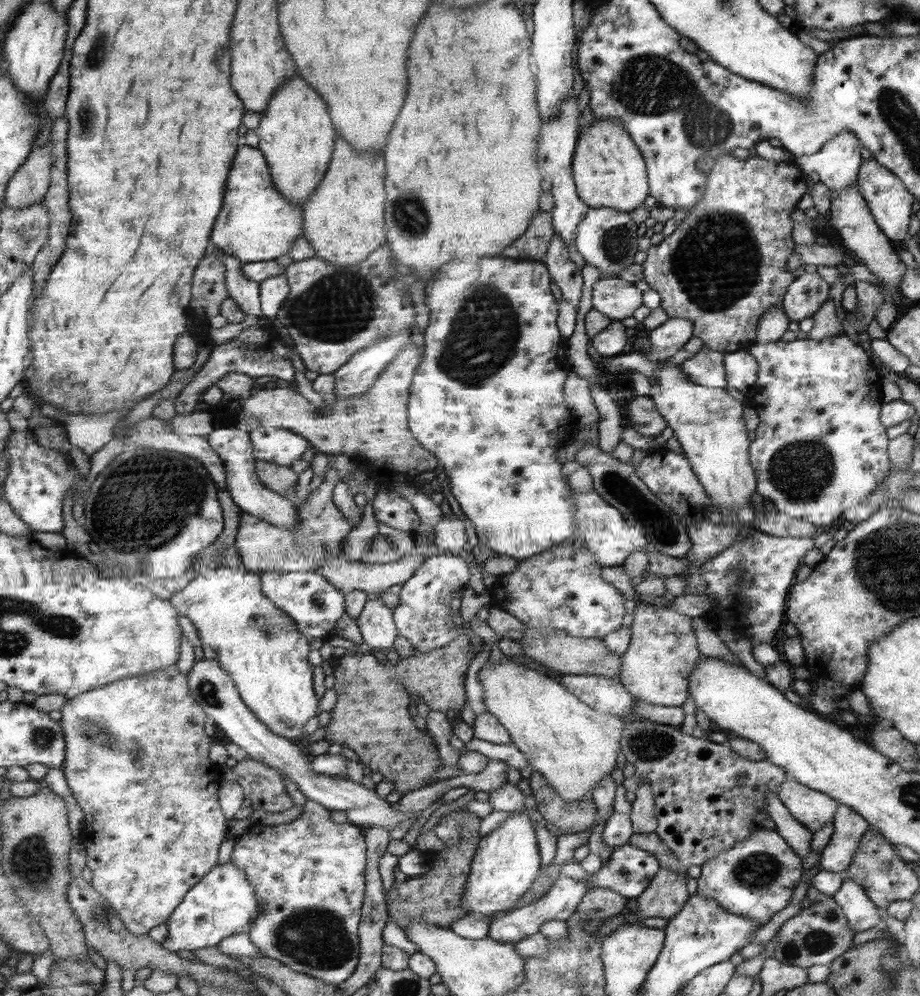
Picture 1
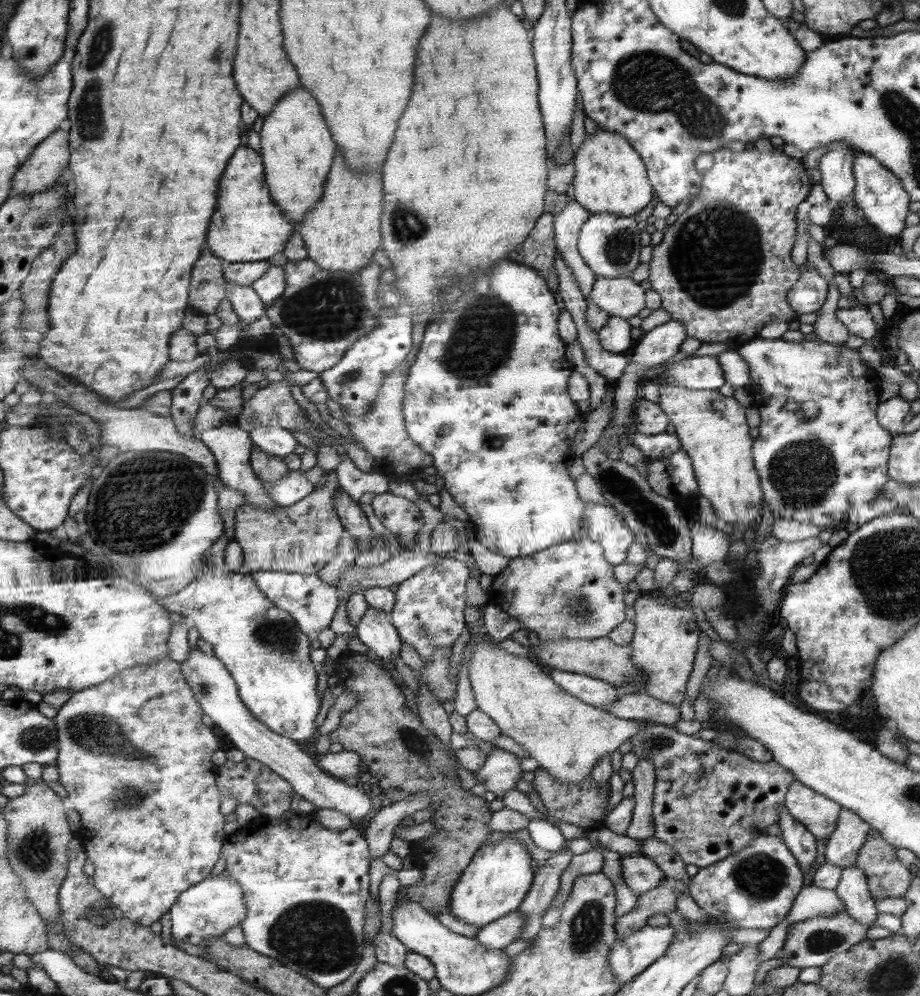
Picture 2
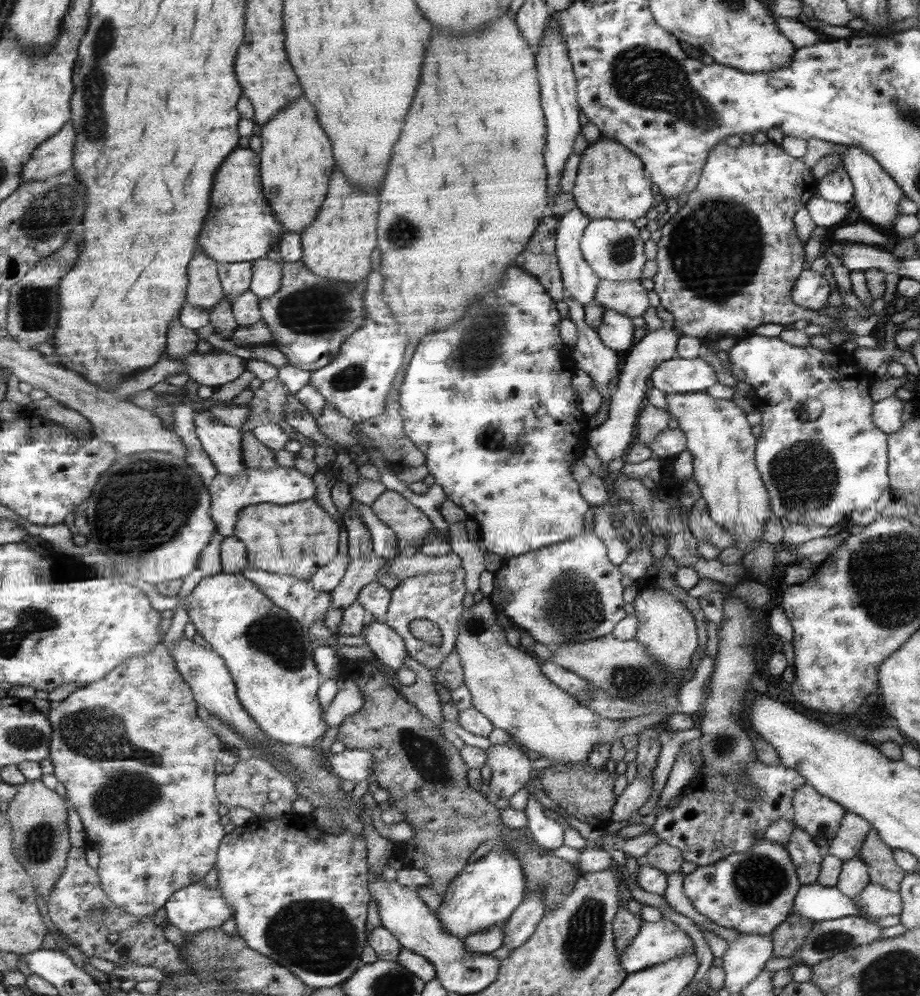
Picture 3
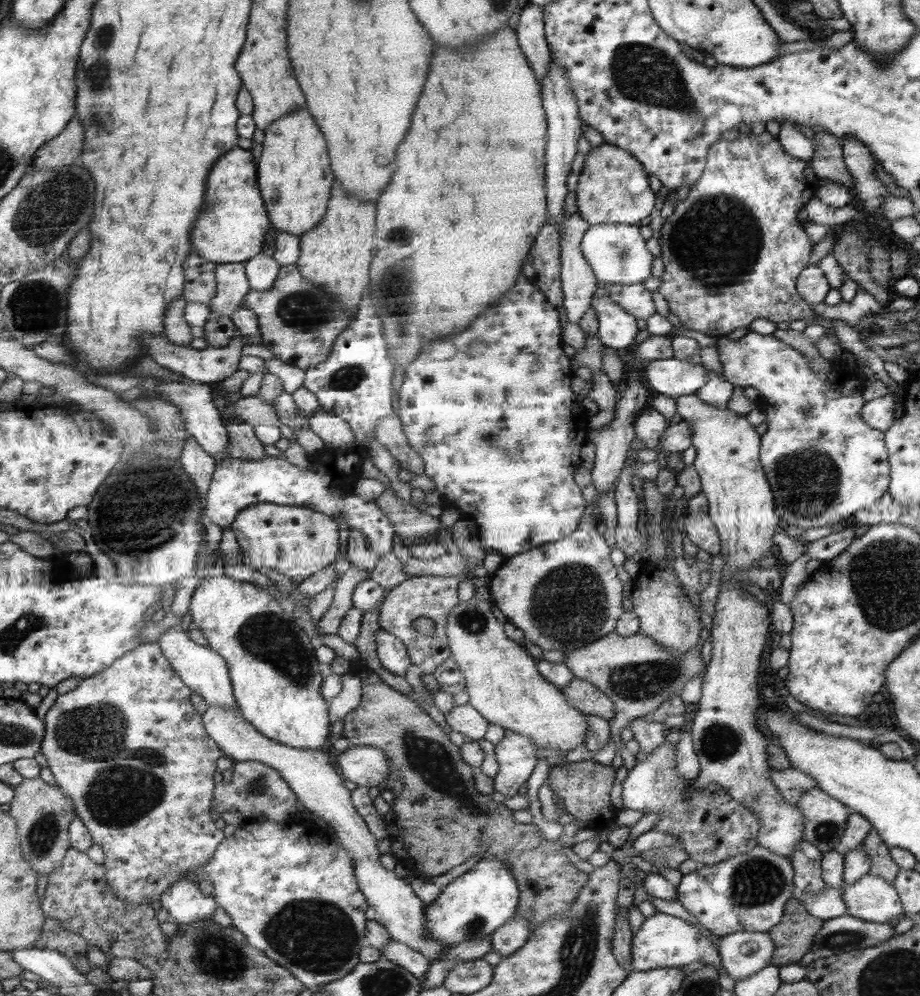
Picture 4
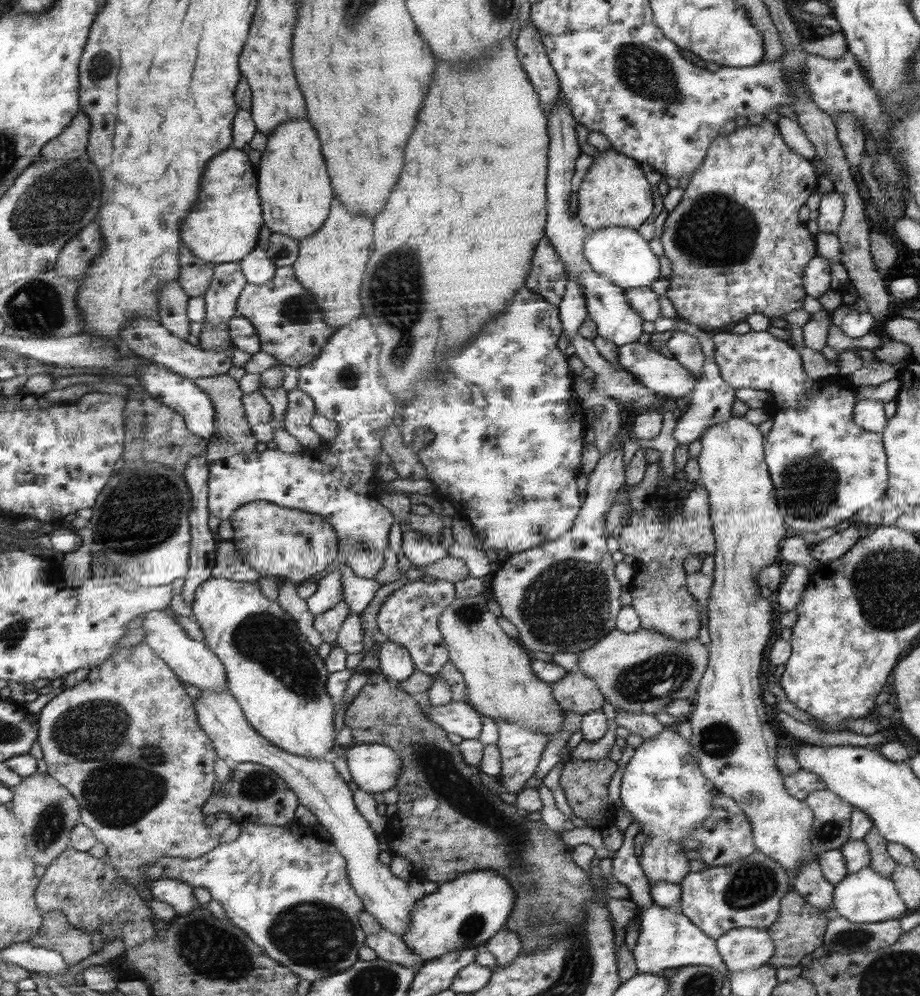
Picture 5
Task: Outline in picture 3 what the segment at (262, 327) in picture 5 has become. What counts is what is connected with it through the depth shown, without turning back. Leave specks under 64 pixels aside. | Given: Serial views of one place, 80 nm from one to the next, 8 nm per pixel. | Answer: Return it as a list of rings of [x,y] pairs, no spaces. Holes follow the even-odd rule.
[[[300,260],[281,262],[280,269],[282,271],[279,288],[271,296],[258,298],[261,320],[267,325],[269,333],[271,333],[271,342],[268,345],[285,355],[287,365],[309,372],[323,368],[325,364],[329,364],[338,355],[343,340],[347,340],[347,336],[357,332],[357,328],[363,325],[365,304],[363,304],[362,296],[366,282],[344,284],[343,282],[319,278],[308,270]]]

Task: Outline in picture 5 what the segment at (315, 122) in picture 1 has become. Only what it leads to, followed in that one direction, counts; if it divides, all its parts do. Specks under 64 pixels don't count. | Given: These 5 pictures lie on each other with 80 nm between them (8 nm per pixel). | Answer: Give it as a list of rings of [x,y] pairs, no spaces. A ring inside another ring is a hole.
[[[295,118],[274,128],[261,153],[258,172],[259,200],[262,203],[263,226],[300,241],[317,232],[330,212],[331,188],[321,158],[320,144],[314,126],[304,118]]]

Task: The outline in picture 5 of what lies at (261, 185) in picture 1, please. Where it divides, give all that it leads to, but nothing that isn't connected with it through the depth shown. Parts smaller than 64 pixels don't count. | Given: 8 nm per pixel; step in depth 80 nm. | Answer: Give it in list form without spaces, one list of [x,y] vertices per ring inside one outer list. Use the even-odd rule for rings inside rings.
[[[231,147],[215,156],[203,174],[199,202],[191,208],[191,216],[181,222],[183,243],[201,259],[211,263],[241,262],[257,246],[257,230],[263,226],[262,208],[257,198],[258,180],[249,156]]]

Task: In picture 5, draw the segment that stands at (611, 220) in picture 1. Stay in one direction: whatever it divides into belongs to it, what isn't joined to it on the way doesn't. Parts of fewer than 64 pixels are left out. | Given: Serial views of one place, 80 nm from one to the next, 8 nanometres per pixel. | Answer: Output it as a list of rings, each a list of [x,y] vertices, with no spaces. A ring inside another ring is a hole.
[[[610,226],[591,231],[584,241],[584,257],[596,273],[606,276],[615,286],[622,289],[649,287],[653,280],[659,278],[659,258],[651,252],[648,241],[643,240],[633,228]]]

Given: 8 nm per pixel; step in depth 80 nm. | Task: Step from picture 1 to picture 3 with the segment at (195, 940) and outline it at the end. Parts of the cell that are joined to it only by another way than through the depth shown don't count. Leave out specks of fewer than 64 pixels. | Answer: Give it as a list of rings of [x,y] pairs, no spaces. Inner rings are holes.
[[[201,883],[181,888],[174,892],[164,906],[169,924],[175,926],[183,936],[203,932],[210,928],[222,928],[222,924],[230,918],[235,918],[234,908],[227,902],[221,888],[209,889]]]

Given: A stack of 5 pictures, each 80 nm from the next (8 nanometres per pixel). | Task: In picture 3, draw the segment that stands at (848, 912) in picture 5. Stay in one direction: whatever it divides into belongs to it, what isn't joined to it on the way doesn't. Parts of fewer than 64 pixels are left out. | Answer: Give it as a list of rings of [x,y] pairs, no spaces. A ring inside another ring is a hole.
[[[865,884],[865,888],[854,900],[856,908],[864,912],[869,918],[883,918],[883,916],[899,915],[902,911],[902,902],[897,891],[883,890],[879,884]]]

